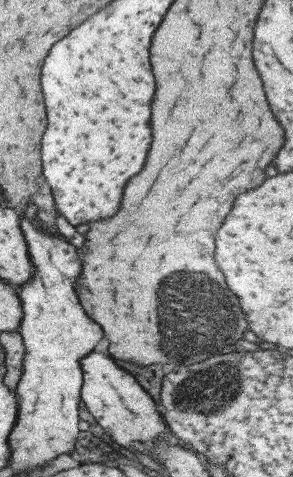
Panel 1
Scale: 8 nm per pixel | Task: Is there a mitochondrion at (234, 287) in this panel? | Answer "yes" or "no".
yes

